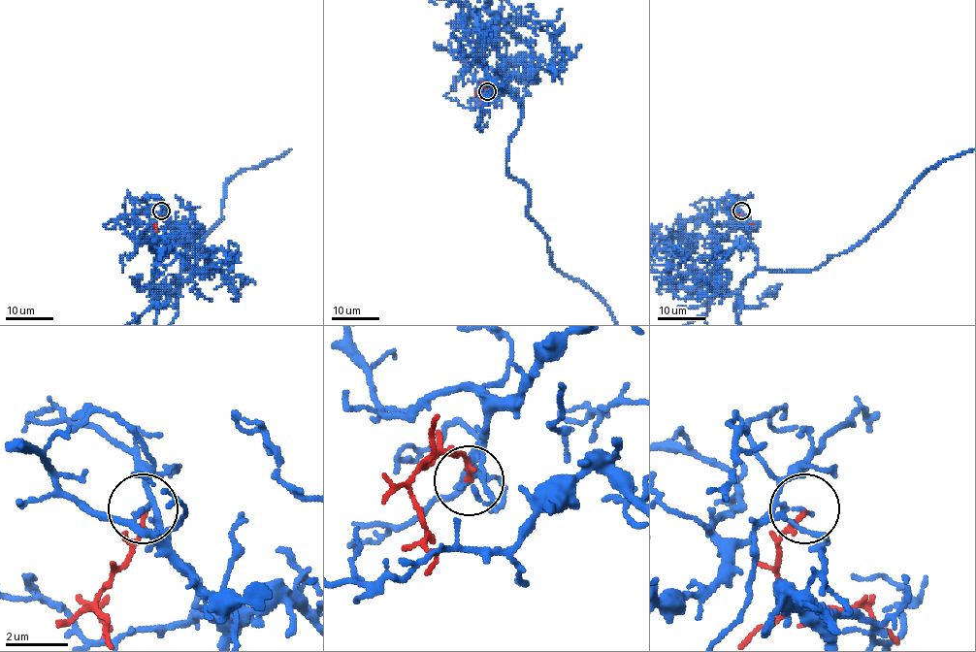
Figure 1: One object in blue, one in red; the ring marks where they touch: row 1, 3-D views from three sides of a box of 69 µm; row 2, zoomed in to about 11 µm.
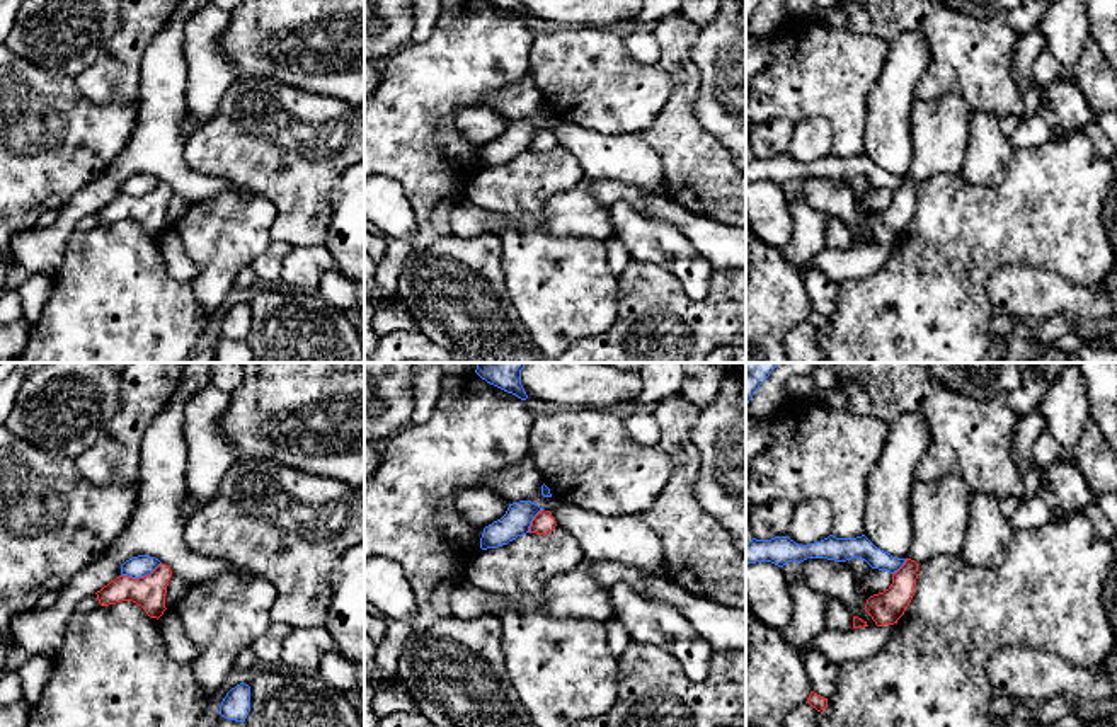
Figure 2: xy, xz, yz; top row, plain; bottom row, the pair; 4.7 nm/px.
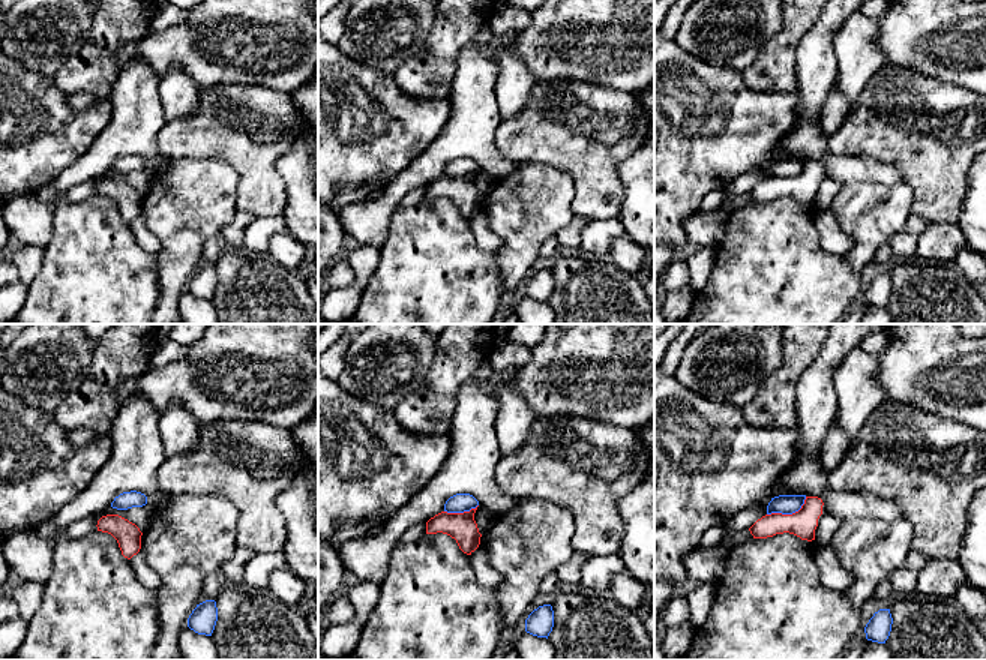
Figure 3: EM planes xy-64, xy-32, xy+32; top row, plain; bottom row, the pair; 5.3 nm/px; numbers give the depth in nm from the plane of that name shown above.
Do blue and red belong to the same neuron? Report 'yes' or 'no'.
no

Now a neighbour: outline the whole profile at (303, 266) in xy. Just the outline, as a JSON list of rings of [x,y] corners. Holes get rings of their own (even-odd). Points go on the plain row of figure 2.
[[[298,245],[284,257],[281,281],[295,289],[317,291],[325,271],[335,267],[325,245]]]

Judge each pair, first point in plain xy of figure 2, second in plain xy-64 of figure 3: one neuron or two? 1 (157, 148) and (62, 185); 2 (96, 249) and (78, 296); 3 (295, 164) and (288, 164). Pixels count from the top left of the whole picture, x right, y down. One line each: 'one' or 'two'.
1: one
2: one
3: two

